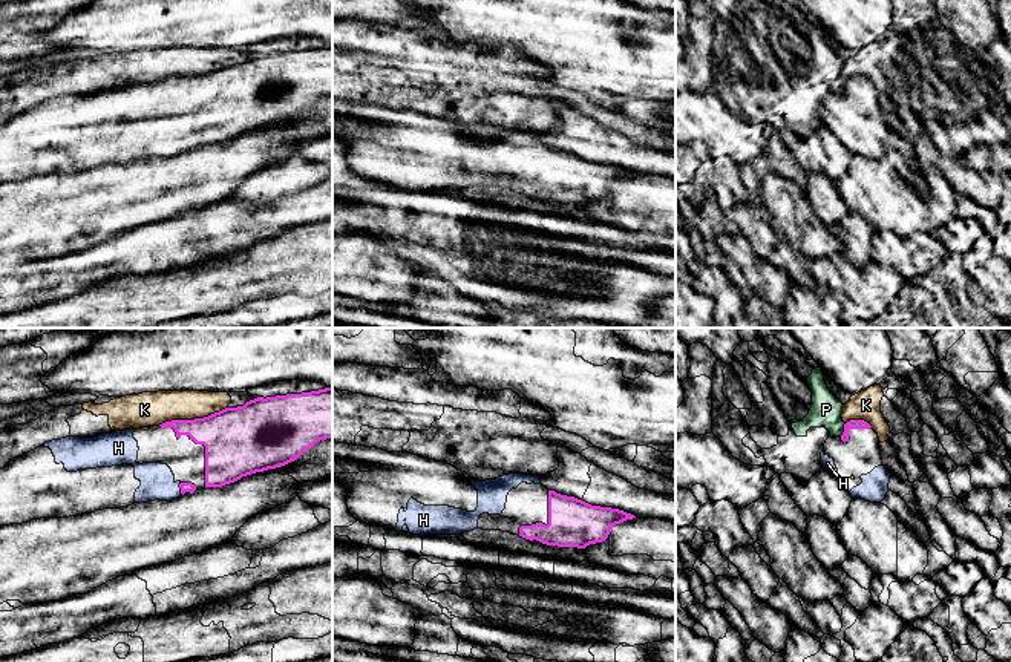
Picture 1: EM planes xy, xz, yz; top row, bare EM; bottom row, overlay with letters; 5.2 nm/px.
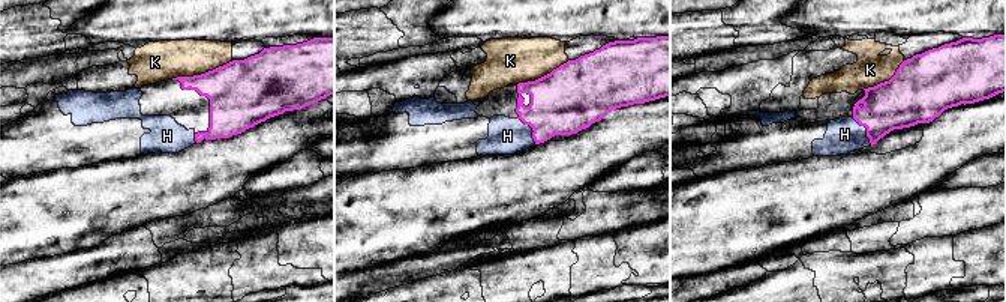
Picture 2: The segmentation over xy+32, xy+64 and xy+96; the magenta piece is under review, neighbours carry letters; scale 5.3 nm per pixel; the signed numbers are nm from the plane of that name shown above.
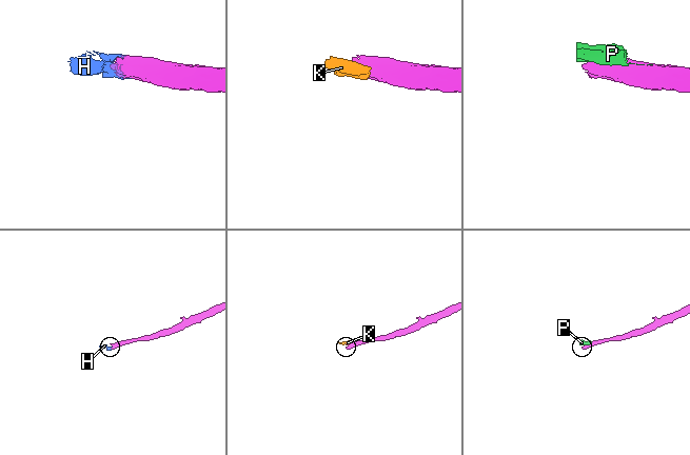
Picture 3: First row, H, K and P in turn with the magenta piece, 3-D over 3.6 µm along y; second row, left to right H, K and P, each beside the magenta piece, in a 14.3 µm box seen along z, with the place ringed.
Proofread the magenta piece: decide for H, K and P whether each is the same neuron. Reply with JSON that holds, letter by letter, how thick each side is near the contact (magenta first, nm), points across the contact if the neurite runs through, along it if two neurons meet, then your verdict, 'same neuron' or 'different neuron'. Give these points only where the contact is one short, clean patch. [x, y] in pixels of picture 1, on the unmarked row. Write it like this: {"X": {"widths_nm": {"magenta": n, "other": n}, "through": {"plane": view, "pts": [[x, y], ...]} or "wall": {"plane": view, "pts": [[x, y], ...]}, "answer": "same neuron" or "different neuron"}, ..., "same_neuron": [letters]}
{"H": {"widths_nm": {"magenta": 50, "other": 180}, "answer": "same neuron"}, "K": {"widths_nm": {"magenta": 320, "other": 180}, "wall": {"plane": "xy", "pts": [[225, 63], [202, 74], [172, 75], [158, 81]]}, "answer": "different neuron"}, "P": {"widths_nm": {"magenta": 50, "other": 160}, "answer": "different neuron"}, "same_neuron": ["H"]}

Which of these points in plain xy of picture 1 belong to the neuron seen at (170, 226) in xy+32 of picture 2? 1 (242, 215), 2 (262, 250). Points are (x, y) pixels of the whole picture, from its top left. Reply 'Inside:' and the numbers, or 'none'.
Inside: 1

